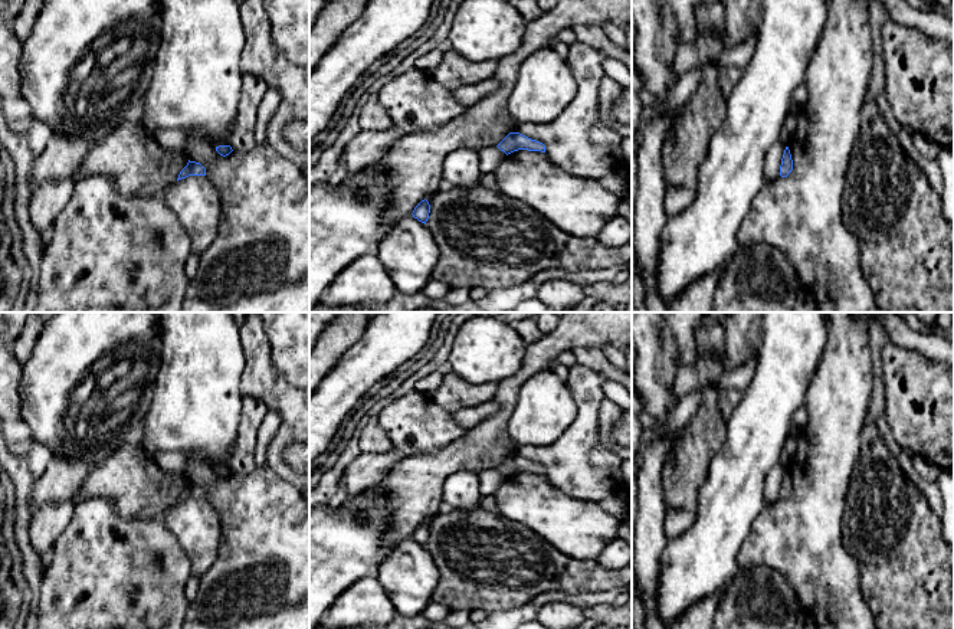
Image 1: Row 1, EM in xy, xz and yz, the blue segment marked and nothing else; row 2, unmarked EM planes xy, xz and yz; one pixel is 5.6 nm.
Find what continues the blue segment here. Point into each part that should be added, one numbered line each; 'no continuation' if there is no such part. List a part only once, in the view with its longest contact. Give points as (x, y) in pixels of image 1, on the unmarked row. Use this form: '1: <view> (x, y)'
no continuation

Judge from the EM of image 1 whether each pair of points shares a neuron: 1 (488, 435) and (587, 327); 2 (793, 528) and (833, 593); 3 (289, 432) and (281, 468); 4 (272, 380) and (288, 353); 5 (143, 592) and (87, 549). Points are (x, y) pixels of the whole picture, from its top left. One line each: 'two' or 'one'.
1: one
2: one
3: one
4: two
5: one

